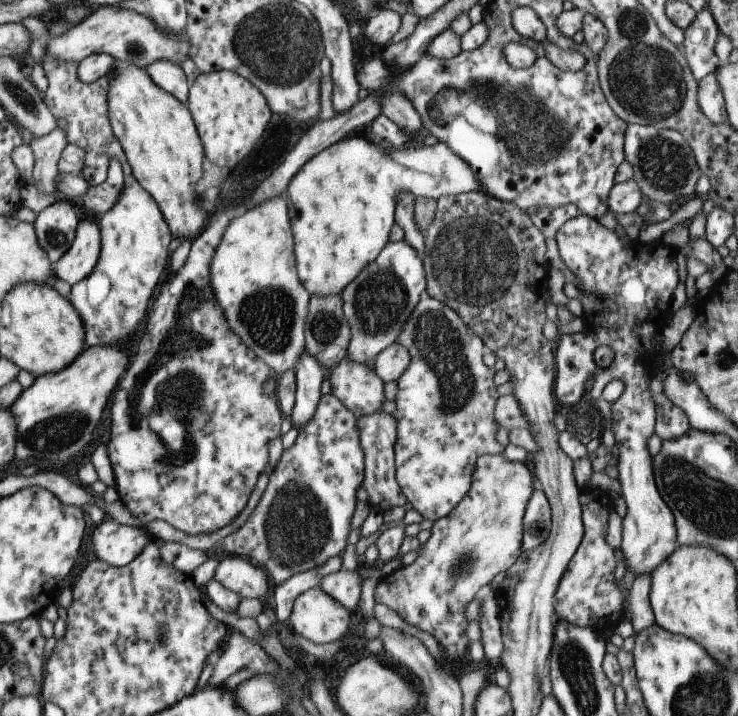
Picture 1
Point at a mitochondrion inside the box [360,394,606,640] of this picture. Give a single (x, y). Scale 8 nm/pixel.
(584, 419)

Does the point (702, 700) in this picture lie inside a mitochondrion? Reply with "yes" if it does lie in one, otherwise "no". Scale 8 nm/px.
yes

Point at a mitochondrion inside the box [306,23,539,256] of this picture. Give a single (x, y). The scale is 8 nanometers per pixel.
(438, 108)

